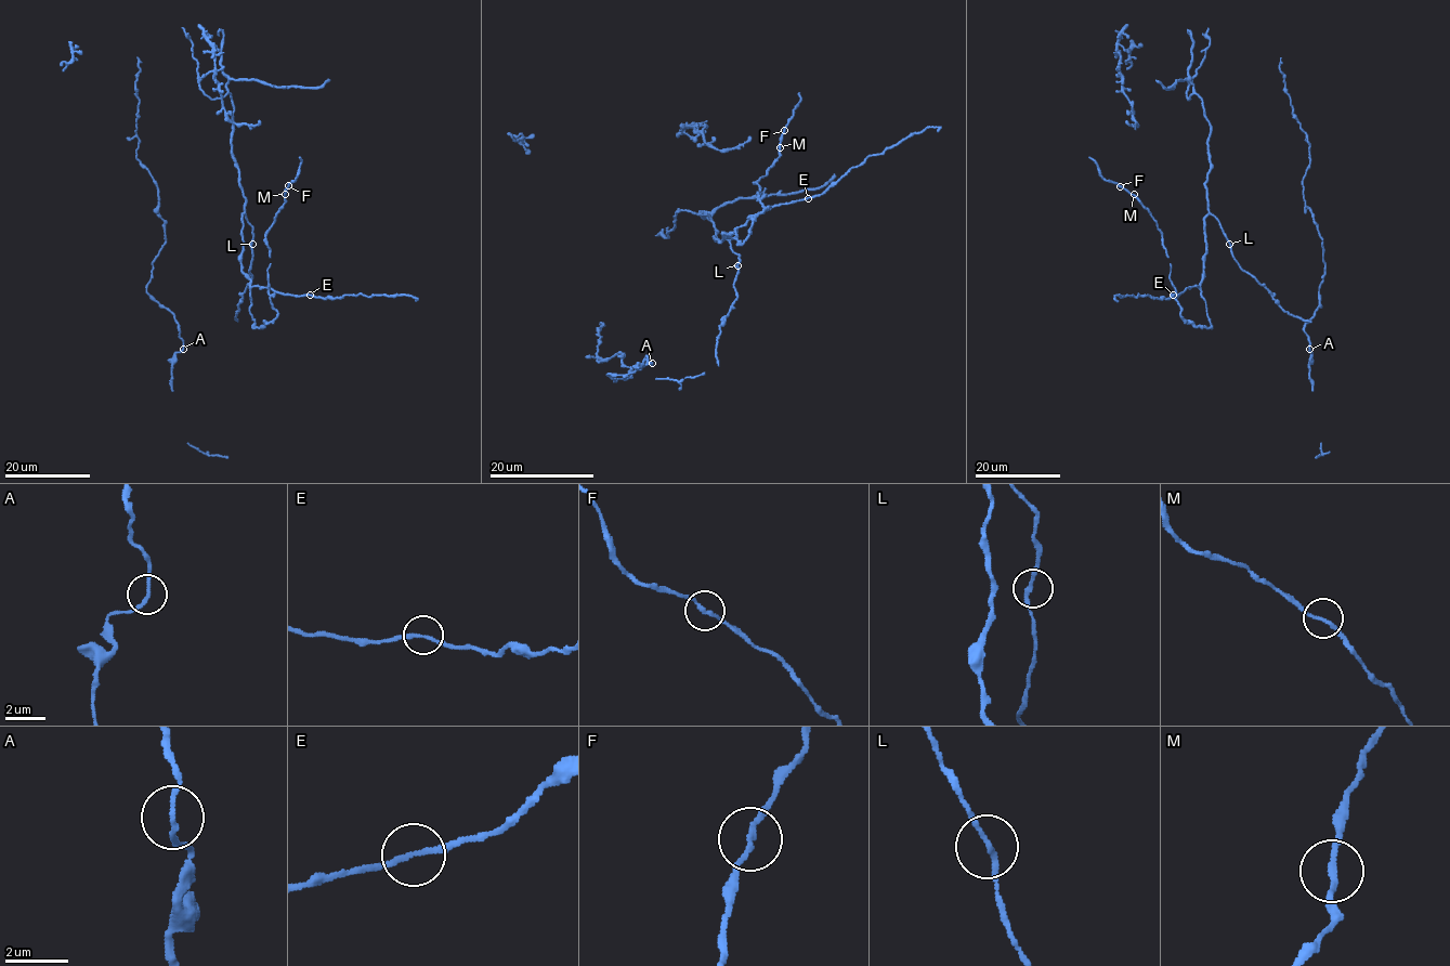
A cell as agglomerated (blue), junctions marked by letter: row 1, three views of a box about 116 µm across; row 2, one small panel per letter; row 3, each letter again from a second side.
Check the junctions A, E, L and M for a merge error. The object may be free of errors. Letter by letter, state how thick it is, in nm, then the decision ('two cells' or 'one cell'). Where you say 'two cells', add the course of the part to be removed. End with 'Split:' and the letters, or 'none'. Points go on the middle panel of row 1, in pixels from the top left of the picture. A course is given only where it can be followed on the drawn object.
A: calibre 180 nm; one cell
E: calibre 170 nm; one cell
L: calibre 180 nm; one cell
M: calibre 170 nm; one cell
Split: none

